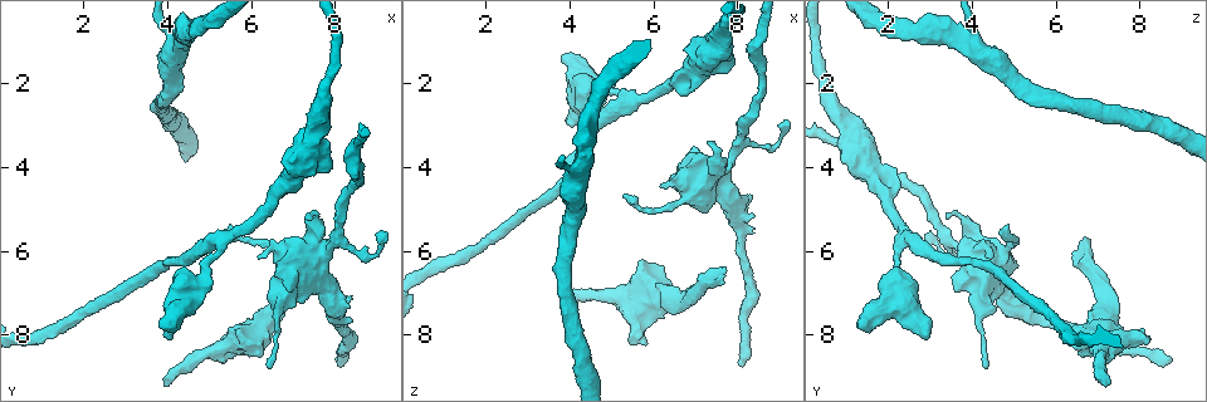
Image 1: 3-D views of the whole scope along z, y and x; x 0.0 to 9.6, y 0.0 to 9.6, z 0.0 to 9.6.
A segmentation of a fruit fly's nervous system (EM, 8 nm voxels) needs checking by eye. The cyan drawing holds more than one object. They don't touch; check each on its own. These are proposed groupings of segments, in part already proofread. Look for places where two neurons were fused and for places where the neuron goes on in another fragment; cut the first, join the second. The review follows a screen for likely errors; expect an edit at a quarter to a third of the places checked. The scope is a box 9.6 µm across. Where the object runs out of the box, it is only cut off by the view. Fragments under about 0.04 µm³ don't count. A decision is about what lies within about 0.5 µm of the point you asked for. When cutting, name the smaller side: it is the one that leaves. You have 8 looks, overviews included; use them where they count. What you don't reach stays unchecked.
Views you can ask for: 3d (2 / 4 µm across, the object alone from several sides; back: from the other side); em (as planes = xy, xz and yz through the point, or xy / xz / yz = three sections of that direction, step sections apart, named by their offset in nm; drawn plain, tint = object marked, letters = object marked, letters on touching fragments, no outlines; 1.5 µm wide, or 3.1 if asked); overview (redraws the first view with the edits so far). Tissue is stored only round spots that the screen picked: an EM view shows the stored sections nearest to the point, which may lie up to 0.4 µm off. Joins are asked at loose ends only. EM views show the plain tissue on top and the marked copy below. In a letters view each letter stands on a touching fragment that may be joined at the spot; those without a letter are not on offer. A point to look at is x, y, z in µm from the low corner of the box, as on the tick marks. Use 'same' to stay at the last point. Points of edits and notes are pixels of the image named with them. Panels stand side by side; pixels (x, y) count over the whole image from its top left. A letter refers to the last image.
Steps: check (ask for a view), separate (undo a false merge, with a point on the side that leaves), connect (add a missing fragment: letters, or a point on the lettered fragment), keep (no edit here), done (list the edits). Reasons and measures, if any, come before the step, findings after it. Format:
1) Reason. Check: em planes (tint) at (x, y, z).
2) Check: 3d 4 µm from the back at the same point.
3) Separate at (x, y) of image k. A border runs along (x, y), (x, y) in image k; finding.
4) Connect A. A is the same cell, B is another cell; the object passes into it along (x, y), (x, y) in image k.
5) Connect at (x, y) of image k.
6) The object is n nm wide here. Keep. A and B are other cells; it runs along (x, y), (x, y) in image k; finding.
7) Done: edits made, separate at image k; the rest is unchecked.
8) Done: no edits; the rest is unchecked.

An open end. Check: em xz step 8 (letters) at (7.55, 6.10, 6.40).

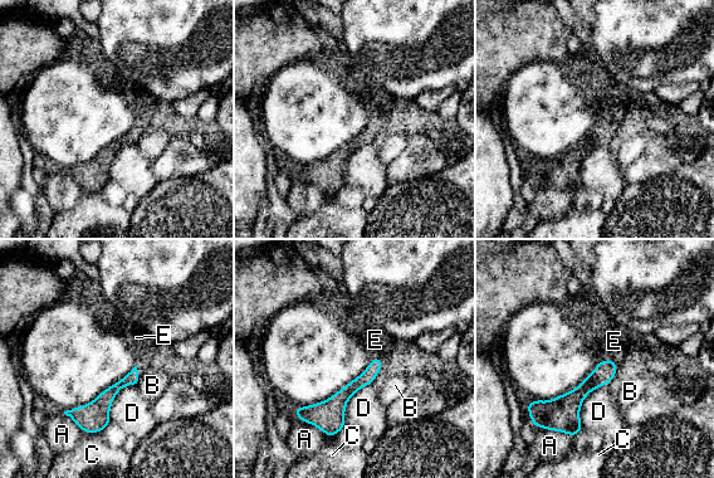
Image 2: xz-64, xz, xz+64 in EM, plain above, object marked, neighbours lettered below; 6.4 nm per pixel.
The longest contact is with D, 320 nm. Connect E. E is the same cell, A, B, C and D are other cells; the neuron continues.

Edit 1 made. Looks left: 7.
Redraw. Check: overview.

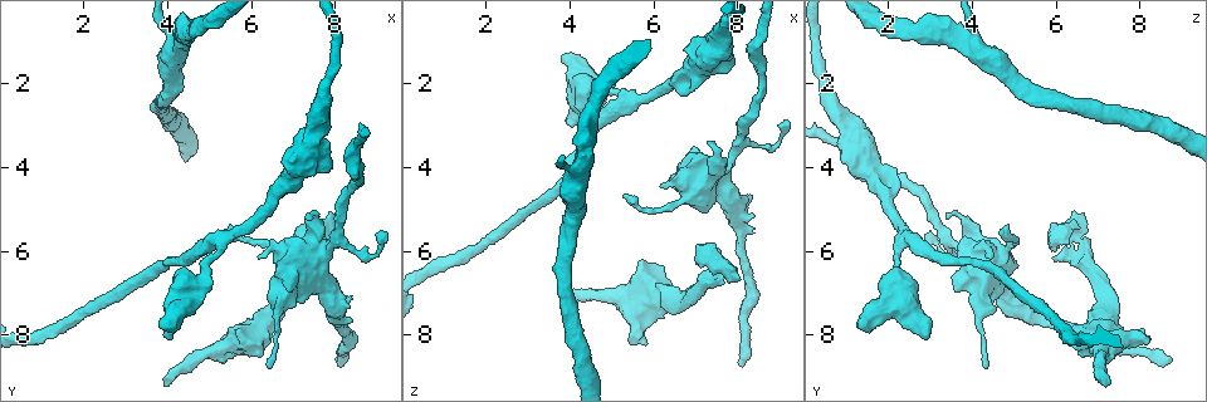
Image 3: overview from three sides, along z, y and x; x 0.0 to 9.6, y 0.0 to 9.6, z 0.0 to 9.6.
An open end. Check: 3d 2 µm from the back at (4.05, 8.05, 2.90).

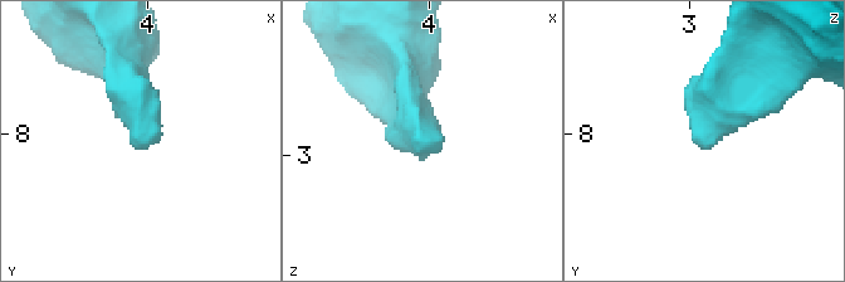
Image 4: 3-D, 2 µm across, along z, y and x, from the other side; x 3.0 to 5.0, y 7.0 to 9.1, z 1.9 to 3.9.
Check: em yz step 8 (letters) at (4.00, 8.10, 2.90).

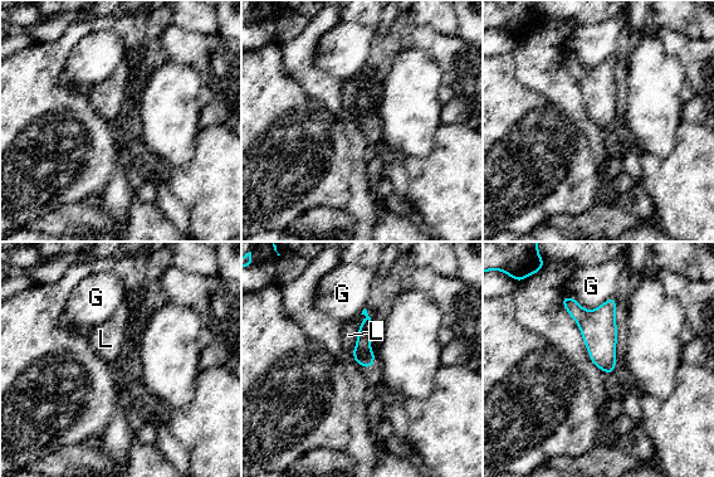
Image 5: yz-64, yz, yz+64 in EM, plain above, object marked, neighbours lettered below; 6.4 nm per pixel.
Keep. G and L are other cells; no lettered fragment goes on from it.

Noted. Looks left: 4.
Done: edits made, connect at image 2; the rest is unchecked.

